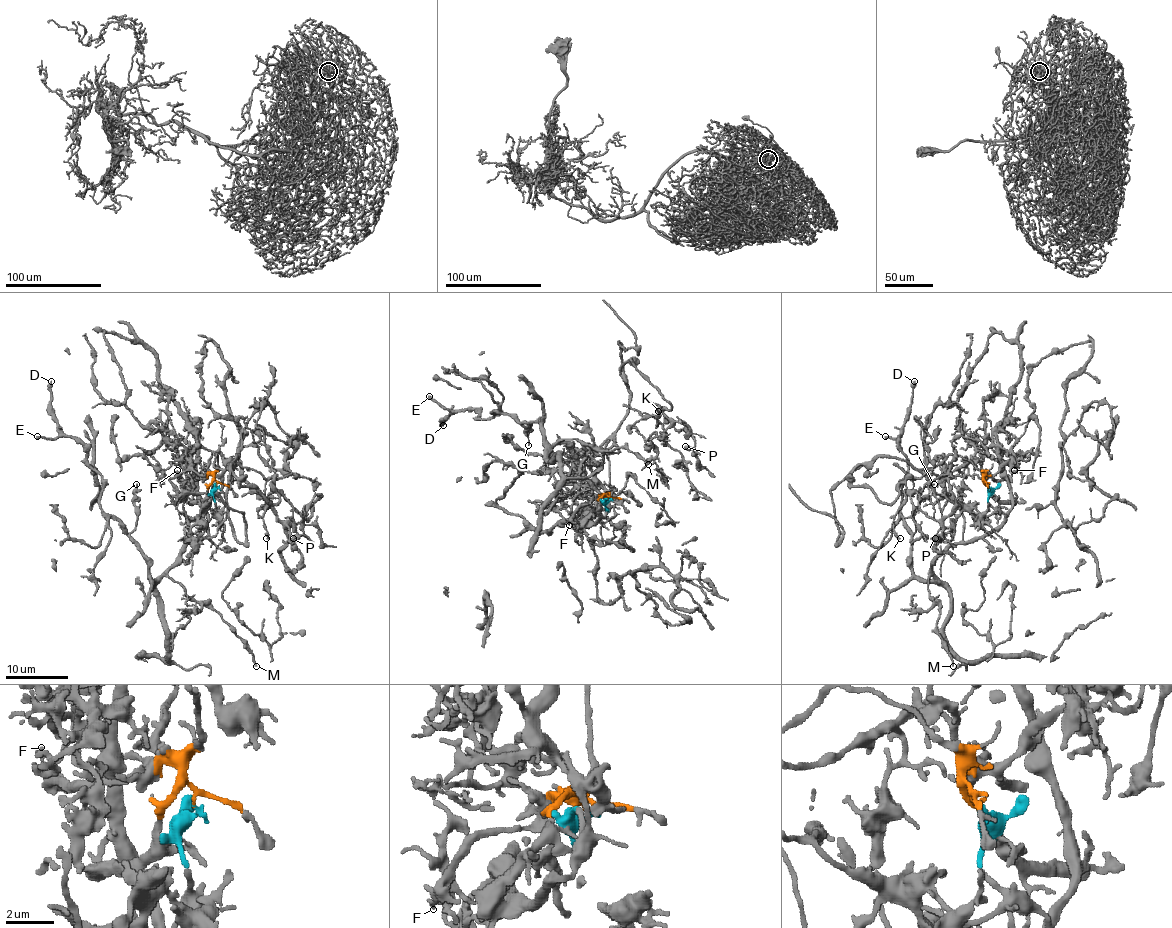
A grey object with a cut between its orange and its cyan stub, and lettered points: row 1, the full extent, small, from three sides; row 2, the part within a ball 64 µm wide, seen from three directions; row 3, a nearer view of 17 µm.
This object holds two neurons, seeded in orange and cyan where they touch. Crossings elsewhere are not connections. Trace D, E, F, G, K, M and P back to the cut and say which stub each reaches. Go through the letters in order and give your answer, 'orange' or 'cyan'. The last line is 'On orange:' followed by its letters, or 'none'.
D: cyan
E: cyan
F: orange
G: cyan
K: orange
M: cyan
P: orange
On orange: F, K, P

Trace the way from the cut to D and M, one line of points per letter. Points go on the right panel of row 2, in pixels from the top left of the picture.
D: (987, 486), (1005, 520), (948, 546), (933, 579), (920, 579), (900, 507), (908, 462), (898, 443), (914, 381)
M: (987, 486), (987, 501), (1005, 520), (950, 545), (930, 575), (928, 593), (939, 606), (936, 632), (953, 665)

